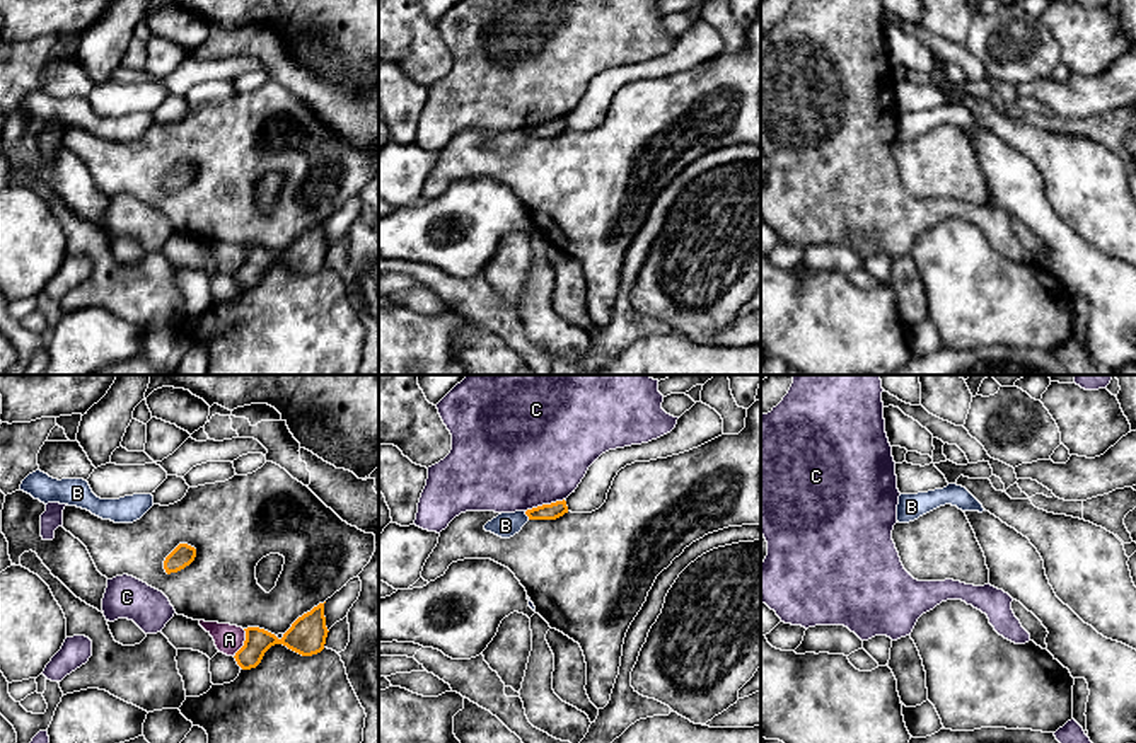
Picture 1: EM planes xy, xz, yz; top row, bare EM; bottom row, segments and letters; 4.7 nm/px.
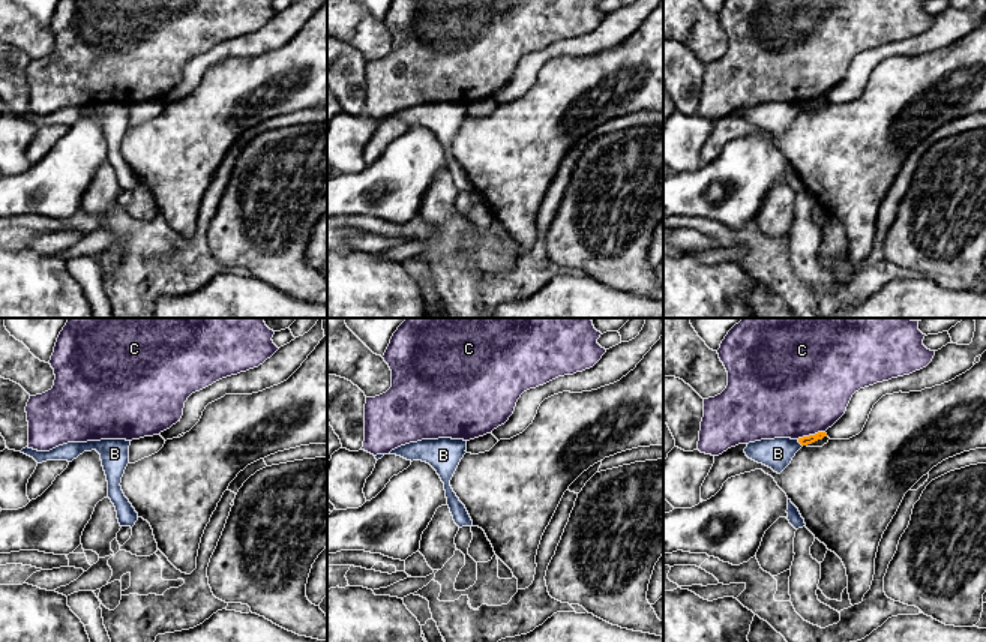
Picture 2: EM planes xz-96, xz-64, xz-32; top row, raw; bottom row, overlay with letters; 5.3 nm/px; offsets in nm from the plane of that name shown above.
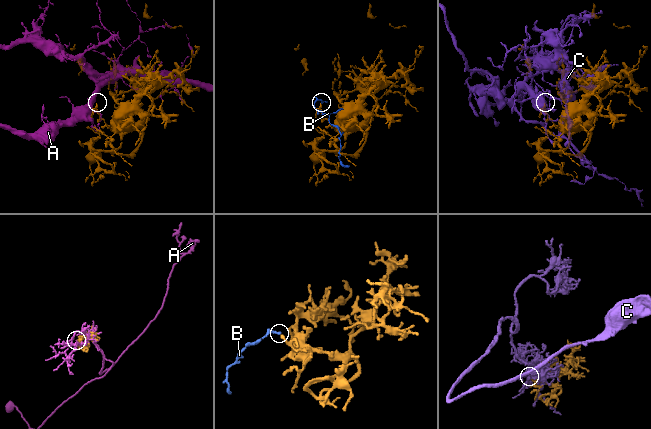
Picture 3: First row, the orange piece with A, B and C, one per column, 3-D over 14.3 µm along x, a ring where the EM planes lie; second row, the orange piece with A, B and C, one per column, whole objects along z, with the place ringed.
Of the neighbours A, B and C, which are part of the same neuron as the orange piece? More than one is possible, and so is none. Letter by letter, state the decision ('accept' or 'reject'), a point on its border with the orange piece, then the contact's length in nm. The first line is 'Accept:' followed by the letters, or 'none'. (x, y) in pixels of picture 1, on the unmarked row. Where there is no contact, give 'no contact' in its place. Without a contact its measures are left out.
Accept: none
A: reject | xy (244, 261) | 140 nm
B: reject | xz (526, 132) | 50 nm
C: reject | xz (544, 123) | 200 nm

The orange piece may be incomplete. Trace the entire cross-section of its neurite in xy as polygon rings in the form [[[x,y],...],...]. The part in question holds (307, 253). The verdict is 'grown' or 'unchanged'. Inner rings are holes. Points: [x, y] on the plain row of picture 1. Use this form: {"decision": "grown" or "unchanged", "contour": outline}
{"decision": "unchanged", "contour": [[[324,222],[298,235],[281,257],[259,245],[247,245],[244,249],[244,264],[234,274],[242,288],[256,286],[264,271],[275,262],[283,262],[302,274],[317,273],[324,268],[329,251],[326,245]]]}

